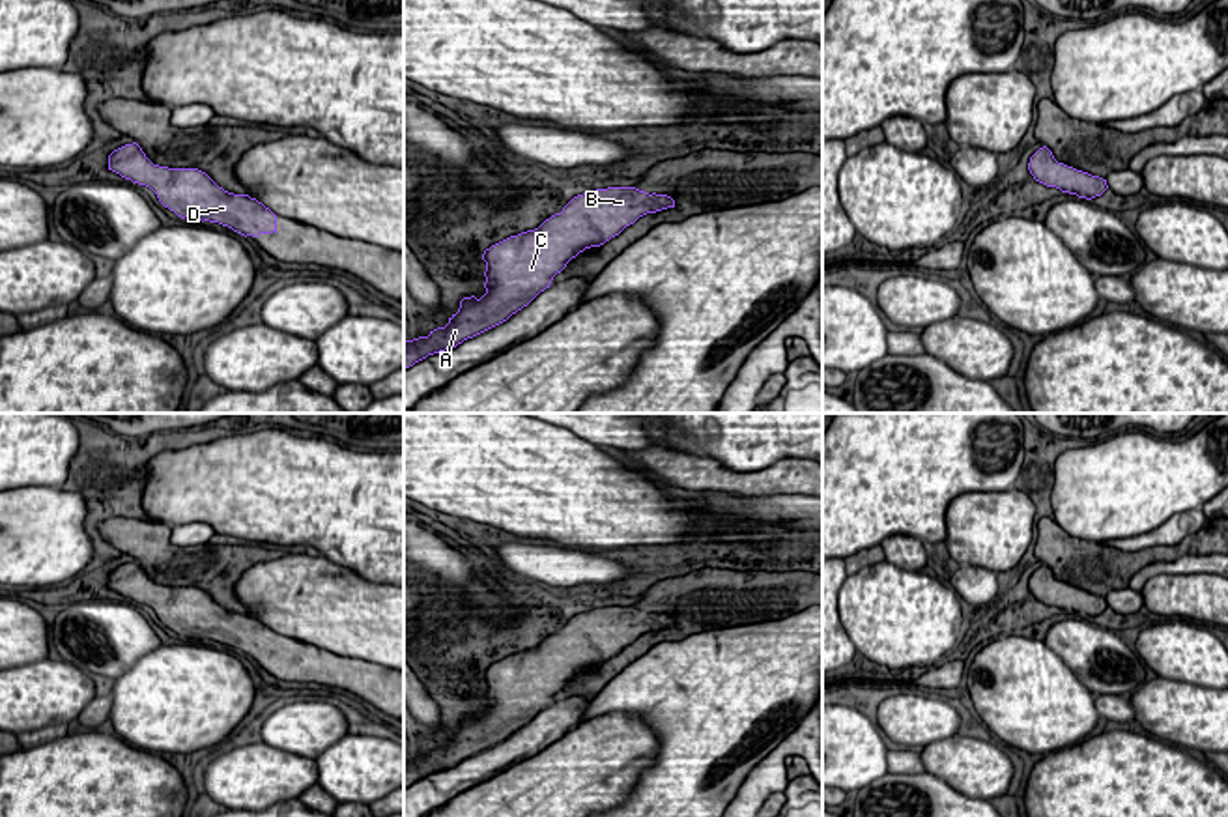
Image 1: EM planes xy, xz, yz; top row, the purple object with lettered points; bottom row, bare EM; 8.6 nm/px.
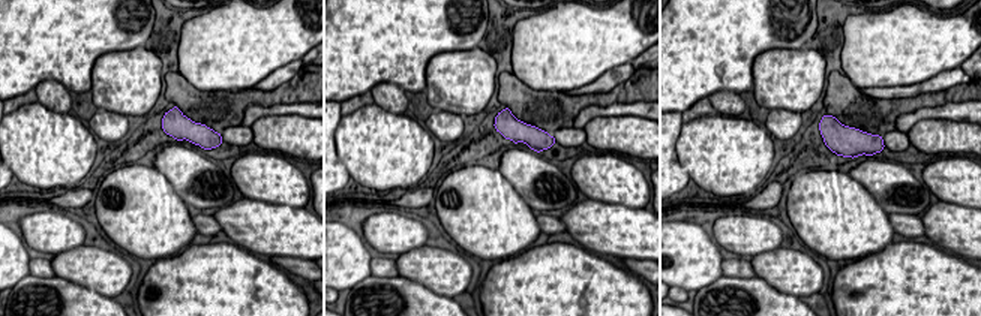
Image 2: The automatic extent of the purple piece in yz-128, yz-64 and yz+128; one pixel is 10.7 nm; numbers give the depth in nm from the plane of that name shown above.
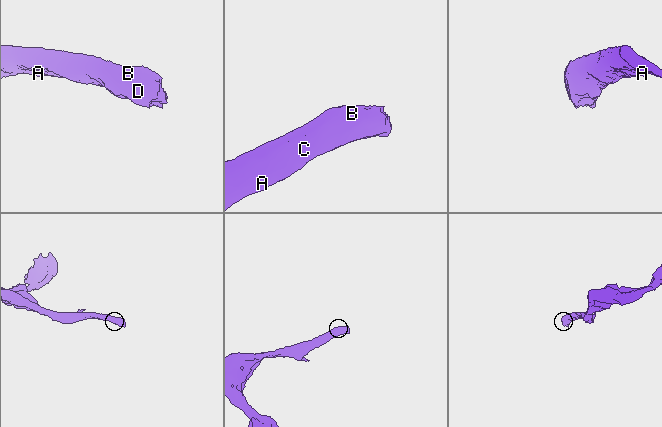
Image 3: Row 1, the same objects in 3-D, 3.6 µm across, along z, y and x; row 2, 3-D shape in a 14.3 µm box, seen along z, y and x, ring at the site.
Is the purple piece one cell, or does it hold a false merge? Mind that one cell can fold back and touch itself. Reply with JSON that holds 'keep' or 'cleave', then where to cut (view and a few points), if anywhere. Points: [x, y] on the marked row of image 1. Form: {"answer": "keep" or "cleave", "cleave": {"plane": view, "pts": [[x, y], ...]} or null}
{"answer": "keep", "cleave": null}

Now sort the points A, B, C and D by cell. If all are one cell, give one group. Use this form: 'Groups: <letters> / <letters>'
Groups: A B C D

